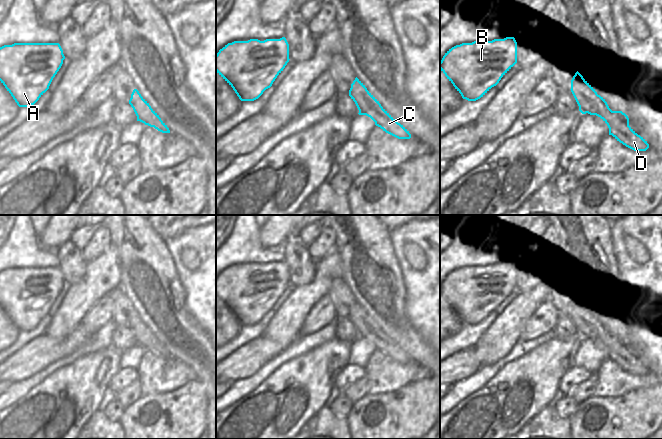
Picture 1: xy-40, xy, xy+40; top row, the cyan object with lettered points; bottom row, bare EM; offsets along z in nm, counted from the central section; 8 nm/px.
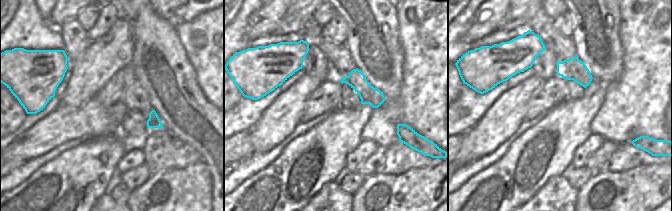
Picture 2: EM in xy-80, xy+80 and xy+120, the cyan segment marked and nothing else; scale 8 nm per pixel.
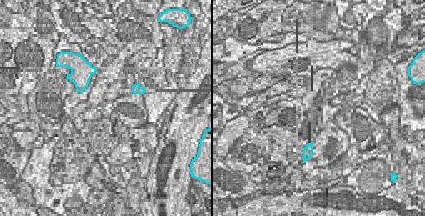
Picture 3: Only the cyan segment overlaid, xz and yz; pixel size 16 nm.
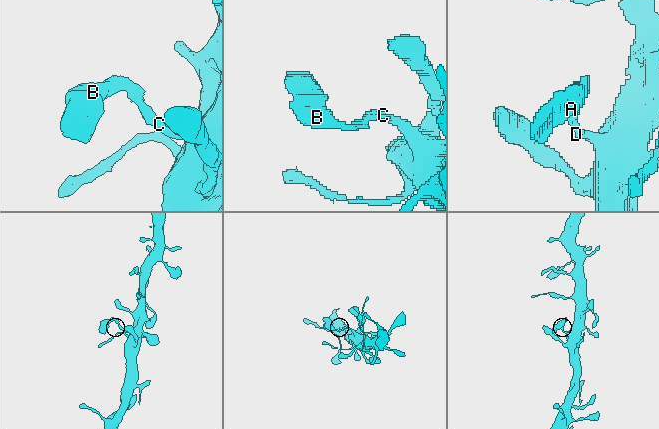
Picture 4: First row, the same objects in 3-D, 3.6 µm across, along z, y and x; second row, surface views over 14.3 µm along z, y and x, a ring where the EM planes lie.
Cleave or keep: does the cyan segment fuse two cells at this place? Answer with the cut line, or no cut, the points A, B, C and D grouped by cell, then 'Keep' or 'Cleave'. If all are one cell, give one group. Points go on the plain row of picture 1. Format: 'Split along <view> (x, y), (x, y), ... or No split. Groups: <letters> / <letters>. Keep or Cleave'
No split. Groups: A B C D. Keep

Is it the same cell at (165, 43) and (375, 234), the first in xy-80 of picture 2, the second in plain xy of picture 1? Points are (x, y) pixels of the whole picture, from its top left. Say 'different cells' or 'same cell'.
same cell

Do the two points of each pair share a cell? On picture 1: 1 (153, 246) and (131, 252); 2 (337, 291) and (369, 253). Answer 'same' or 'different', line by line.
1: same
2: different

